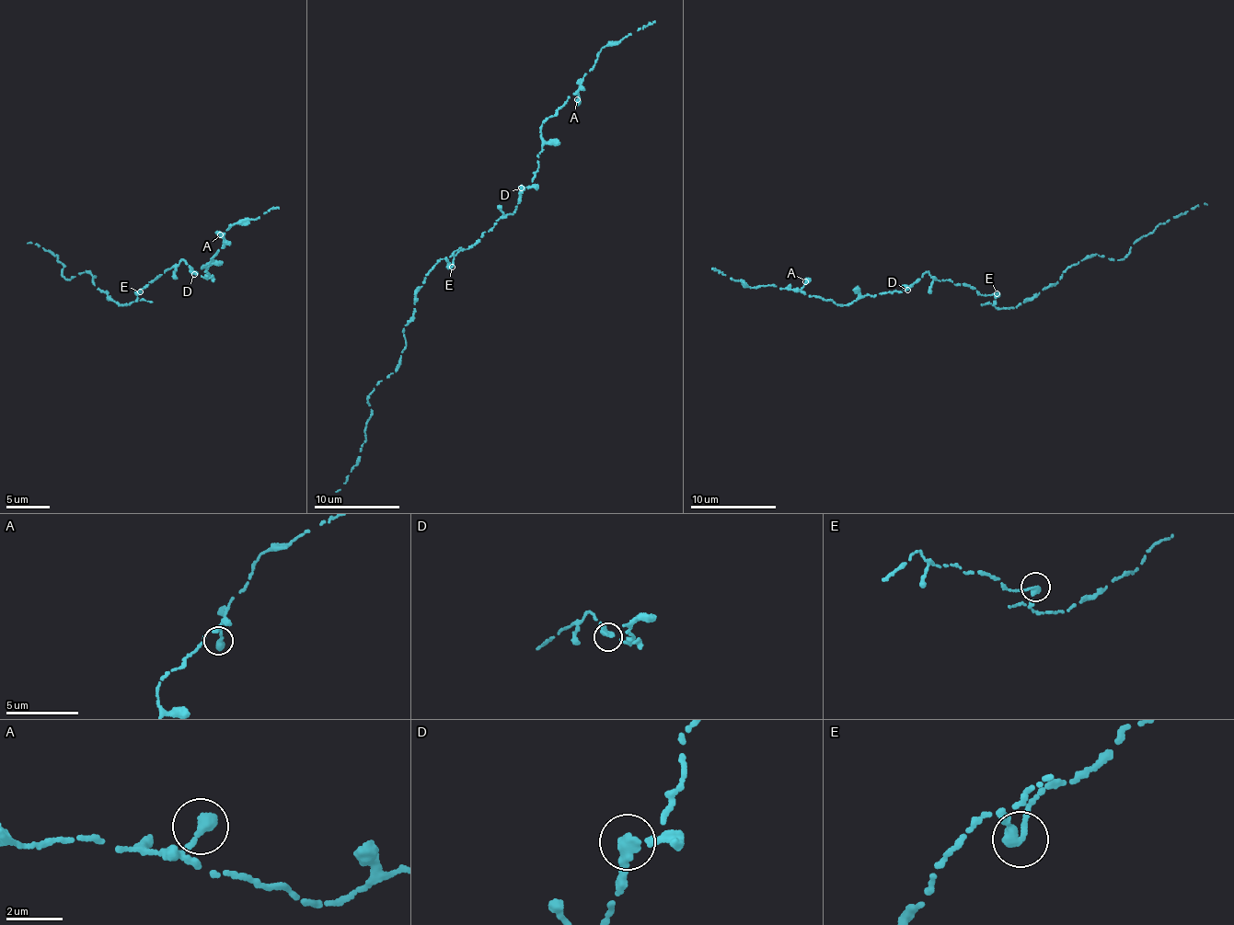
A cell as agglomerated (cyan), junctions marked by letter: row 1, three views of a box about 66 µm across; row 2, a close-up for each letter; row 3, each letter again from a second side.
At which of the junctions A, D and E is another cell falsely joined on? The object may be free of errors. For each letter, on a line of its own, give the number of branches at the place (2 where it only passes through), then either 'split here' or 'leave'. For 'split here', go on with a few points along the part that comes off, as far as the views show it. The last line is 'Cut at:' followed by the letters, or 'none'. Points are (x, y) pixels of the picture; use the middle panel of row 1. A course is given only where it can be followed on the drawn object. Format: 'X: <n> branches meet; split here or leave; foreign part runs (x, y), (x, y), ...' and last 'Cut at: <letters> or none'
A: 1 branches meet; leave
D: 2 branches meet; leave
E: 2 branches meet; split here; foreign part runs (452, 266), (442, 258), (415, 295), (397, 364), (367, 401), (372, 412), (361, 457), (340, 490), (335, 491)
Cut at: E

